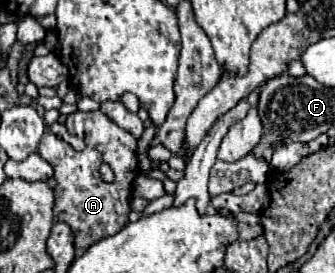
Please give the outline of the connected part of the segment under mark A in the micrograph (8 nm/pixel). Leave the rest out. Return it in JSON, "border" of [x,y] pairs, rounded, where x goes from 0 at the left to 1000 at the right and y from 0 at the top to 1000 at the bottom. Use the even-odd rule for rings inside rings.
{"border":[[[299,403],[209,418],[203,476],[251,505],[257,542],[245,557],[227,557],[203,520],[137,476],[113,527],[113,564],[155,601],[161,652],[173,667],[161,689],[161,799],[173,813],[197,813],[215,835],[227,930],[245,930],[269,894],[310,864],[346,857],[382,813],[394,667],[412,645],[418,615],[406,571],[406,505],[328,447],[328,432],[316,432],[316,418],[304,418]],[[304,593],[316,593],[340,623],[340,674],[316,674],[299,659],[293,615]]]}

